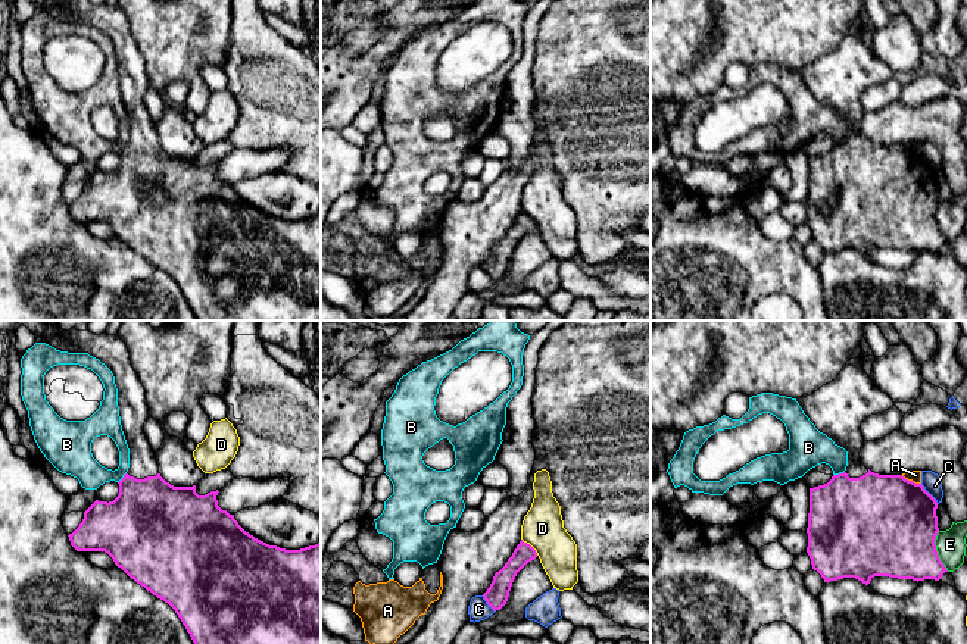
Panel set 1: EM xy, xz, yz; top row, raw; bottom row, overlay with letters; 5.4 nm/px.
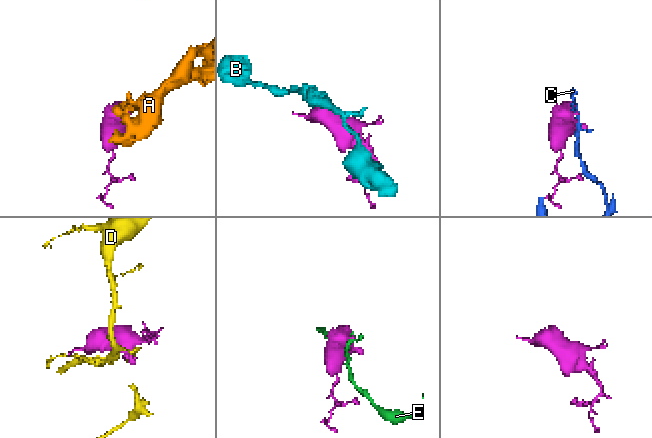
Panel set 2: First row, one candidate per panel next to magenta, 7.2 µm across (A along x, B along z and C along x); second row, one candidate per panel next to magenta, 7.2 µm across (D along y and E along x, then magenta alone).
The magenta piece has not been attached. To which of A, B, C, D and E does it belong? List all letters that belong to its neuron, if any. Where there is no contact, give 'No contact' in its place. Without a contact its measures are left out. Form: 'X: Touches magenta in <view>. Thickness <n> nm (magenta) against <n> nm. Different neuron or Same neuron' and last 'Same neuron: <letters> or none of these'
A: Touches magenta in yz. Thickness 500 nm (magenta) against 60 nm. Different neuron
B: Touches magenta in yz. Thickness 440 nm (magenta) against 220 nm. Different neuron
C: Touches magenta in yz. Thickness 480 nm (magenta) against 100 nm. Different neuron
D: Touches magenta in xz. Thickness 110 nm (magenta) against 220 nm. Different neuron
E: Touches magenta in yz. Thickness 460 nm (magenta) against 160 nm. Different neuron
Same neuron: none of these

